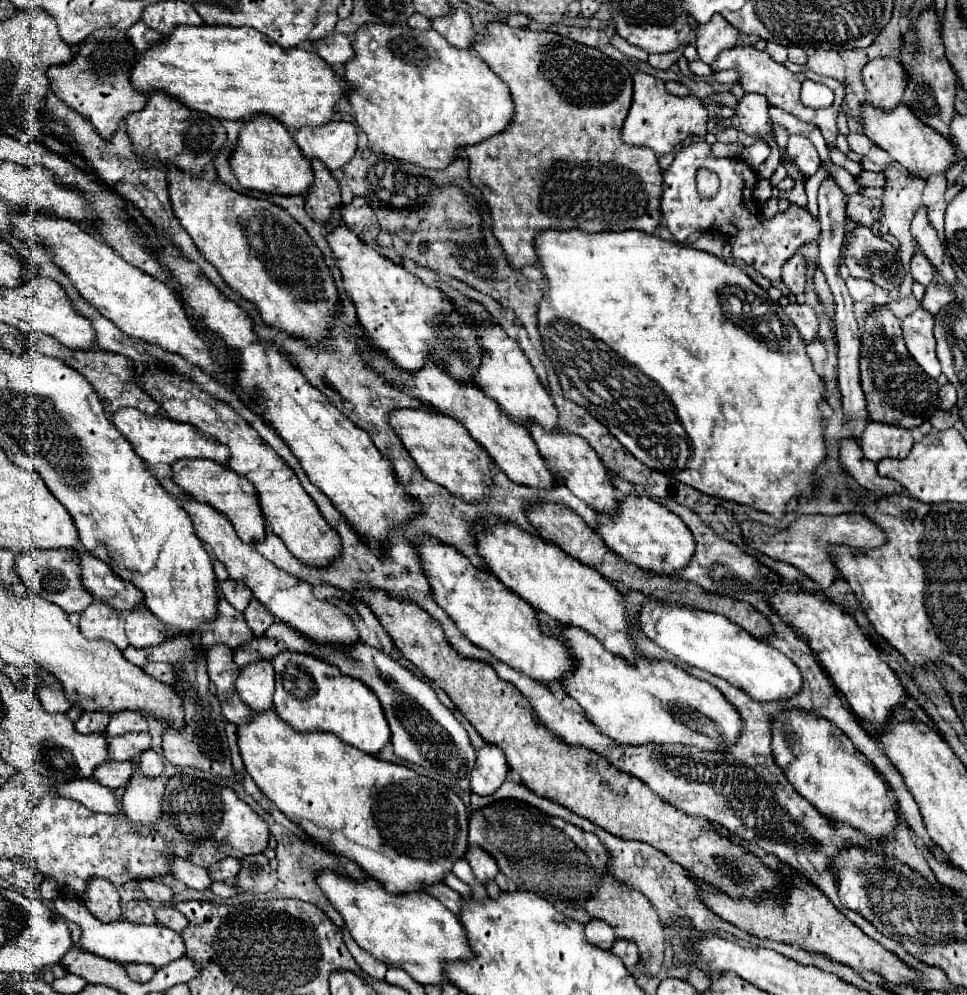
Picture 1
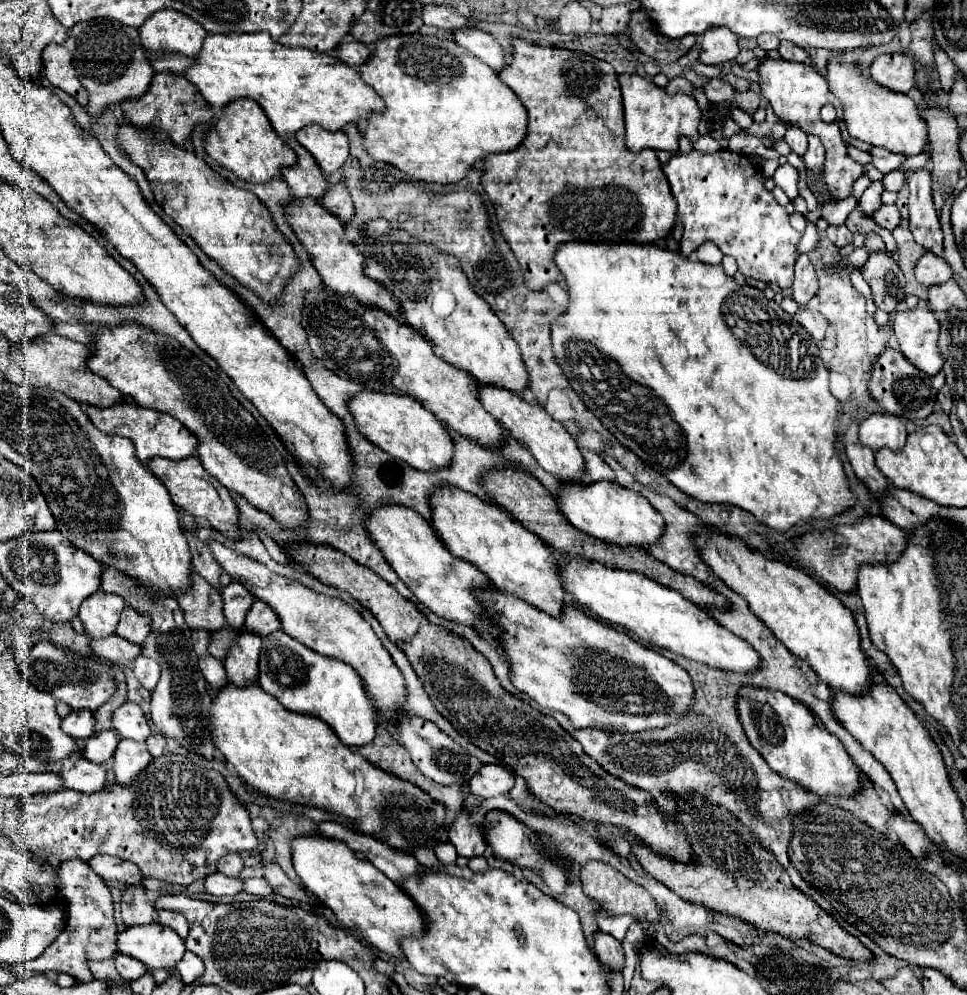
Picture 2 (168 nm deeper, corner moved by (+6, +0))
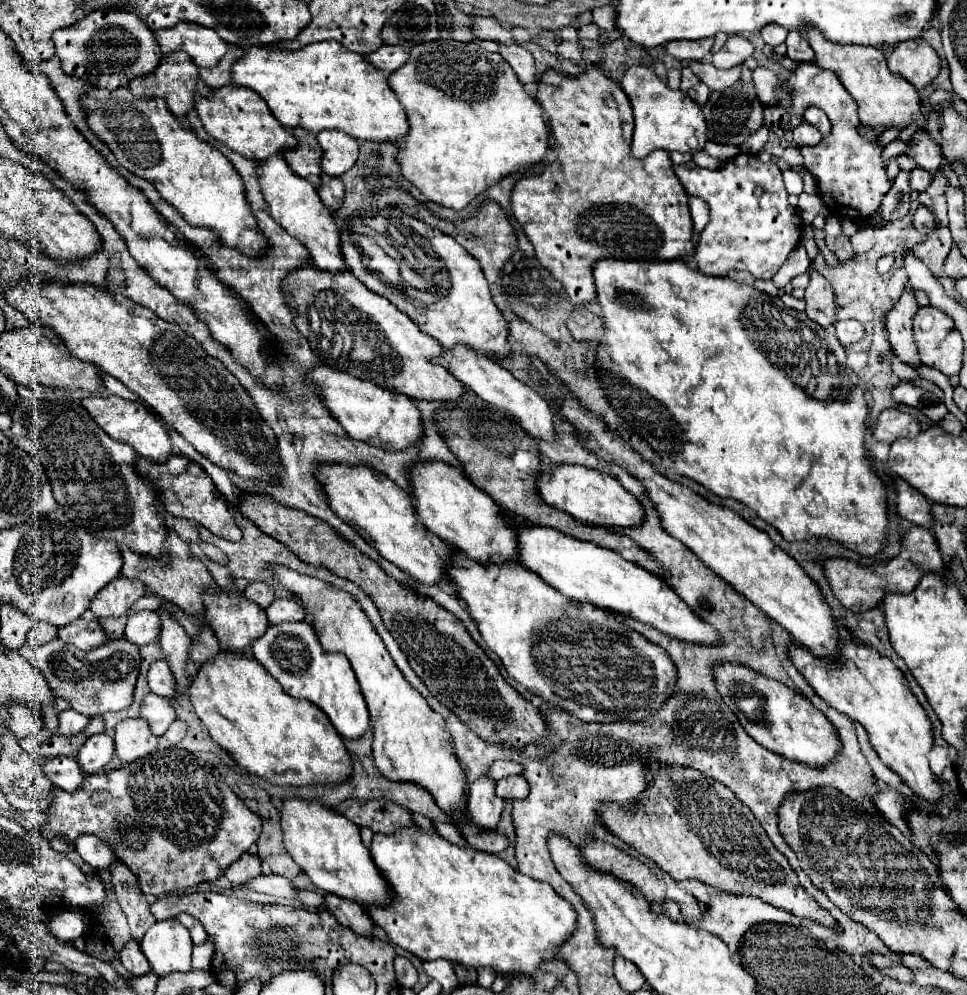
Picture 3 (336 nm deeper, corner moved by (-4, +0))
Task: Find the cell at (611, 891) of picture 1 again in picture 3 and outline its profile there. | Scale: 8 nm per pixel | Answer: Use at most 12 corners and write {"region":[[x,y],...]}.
{"region":[[603,840],[583,854],[595,870],[637,886],[649,902],[665,882],[645,862]]}

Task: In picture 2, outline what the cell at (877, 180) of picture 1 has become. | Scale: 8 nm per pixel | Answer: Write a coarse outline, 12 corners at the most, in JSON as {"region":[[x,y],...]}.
{"region":[[899,170],[883,176],[885,190],[897,192],[905,184]]}

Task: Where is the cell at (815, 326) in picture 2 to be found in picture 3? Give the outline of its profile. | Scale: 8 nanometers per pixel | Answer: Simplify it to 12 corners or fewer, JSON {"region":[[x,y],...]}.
{"region":[[837,320],[833,332],[849,346],[865,338],[857,320]]}

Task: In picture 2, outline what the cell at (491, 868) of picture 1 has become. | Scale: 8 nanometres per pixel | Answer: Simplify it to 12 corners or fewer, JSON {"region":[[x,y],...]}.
{"region":[[465,810],[449,828],[449,842],[467,860],[487,850],[481,826]]}

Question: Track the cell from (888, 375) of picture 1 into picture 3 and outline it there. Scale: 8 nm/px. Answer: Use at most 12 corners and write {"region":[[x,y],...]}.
{"region":[[923,378],[899,382],[893,398],[933,422],[949,412],[943,390]]}

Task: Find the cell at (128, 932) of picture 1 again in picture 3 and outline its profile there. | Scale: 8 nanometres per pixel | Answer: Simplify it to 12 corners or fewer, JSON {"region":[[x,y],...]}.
{"region":[[175,918],[155,922],[141,950],[157,976],[191,970],[193,942]]}

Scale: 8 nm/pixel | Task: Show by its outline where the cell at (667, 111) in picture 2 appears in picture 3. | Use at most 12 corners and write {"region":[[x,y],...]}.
{"region":[[647,66],[619,86],[635,158],[703,150],[705,118]]}

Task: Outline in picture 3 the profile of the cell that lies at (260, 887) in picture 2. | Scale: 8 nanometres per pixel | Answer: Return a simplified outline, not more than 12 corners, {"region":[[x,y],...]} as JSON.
{"region":[[303,892],[297,898],[305,906],[323,908],[325,898],[319,892]]}

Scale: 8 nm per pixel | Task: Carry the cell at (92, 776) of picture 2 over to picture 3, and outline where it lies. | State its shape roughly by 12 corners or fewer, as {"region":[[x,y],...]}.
{"region":[[39,756],[43,774],[61,790],[75,792],[87,774],[75,758]]}

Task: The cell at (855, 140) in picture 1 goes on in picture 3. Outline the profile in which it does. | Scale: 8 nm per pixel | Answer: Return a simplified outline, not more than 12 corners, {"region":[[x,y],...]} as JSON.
{"region":[[925,128],[917,130],[907,158],[937,172],[939,144]]}

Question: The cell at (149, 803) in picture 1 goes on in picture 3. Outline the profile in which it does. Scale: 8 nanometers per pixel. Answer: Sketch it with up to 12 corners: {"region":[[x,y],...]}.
{"region":[[145,718],[115,726],[115,754],[123,764],[157,750]]}

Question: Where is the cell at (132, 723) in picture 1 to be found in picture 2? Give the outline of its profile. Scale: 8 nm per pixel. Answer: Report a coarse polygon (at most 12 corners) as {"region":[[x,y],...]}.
{"region":[[133,702],[115,710],[113,730],[143,742],[151,734],[145,712]]}

